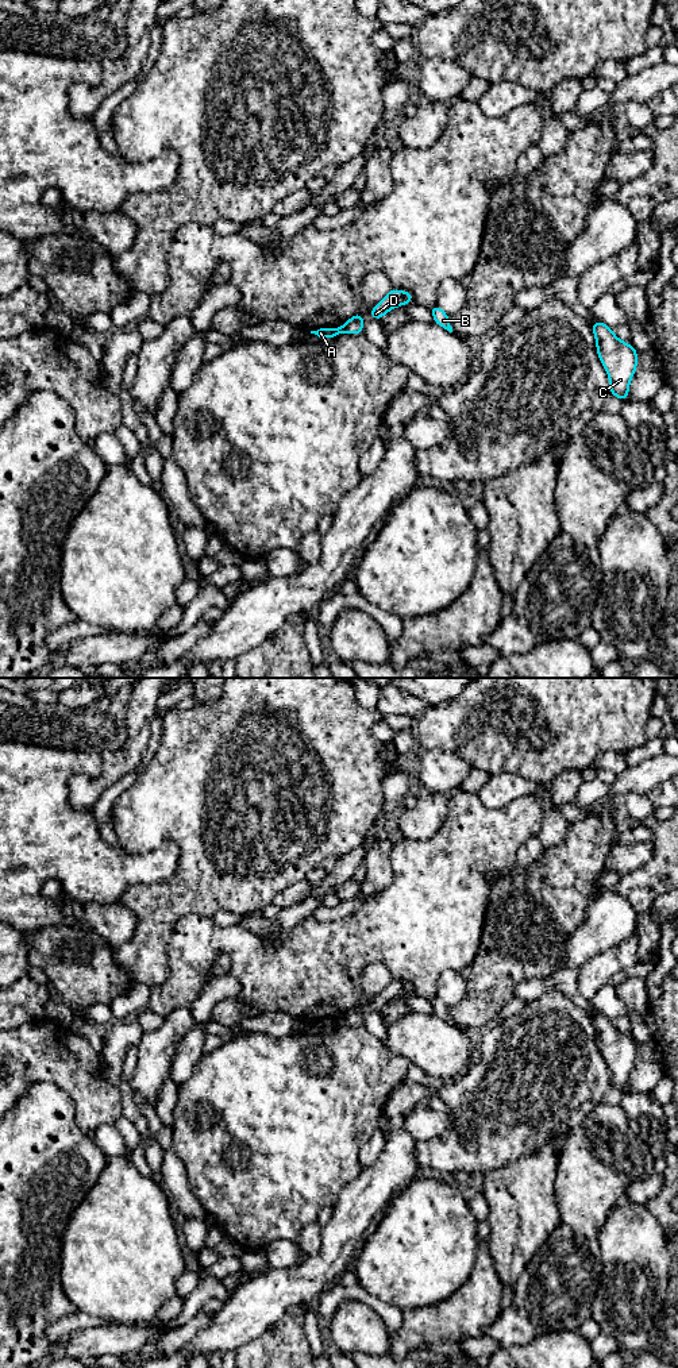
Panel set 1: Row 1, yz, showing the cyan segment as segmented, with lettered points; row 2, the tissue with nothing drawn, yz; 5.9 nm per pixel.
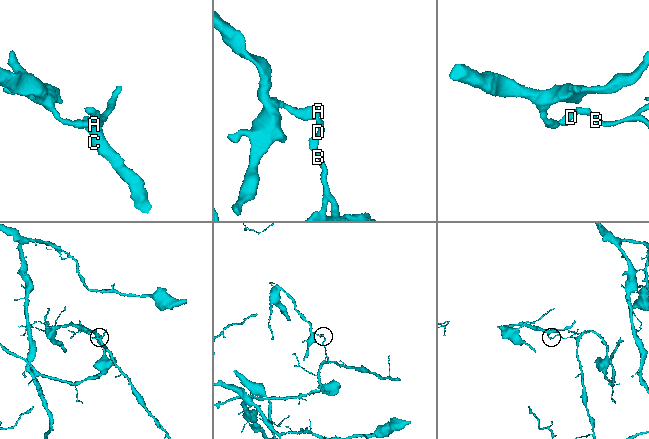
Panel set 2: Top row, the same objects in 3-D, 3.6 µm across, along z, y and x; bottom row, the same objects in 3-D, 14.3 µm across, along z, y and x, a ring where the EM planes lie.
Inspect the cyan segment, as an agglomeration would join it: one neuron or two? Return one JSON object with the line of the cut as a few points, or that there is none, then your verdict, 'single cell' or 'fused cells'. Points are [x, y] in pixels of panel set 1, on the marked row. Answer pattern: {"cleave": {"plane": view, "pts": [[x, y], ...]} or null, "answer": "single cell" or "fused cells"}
{"cleave": {"plane": "yz", "pts": [[338, 328], [341, 332]]}, "answer": "fused cells"}

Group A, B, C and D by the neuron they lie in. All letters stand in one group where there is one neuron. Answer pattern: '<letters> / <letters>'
A / B C D

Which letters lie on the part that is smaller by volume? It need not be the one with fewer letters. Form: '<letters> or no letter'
A

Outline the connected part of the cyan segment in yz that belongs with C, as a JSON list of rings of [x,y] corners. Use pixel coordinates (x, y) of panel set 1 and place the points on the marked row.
[[[594,320],[592,331],[596,338],[597,355],[610,382],[610,396],[628,401],[629,384],[637,367],[637,350],[620,340],[612,328],[600,320]]]

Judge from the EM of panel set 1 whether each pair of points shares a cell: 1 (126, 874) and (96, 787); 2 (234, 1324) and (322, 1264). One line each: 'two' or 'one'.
1: two
2: one

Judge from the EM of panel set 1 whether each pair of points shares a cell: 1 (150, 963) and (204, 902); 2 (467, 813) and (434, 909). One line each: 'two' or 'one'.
1: one
2: one

